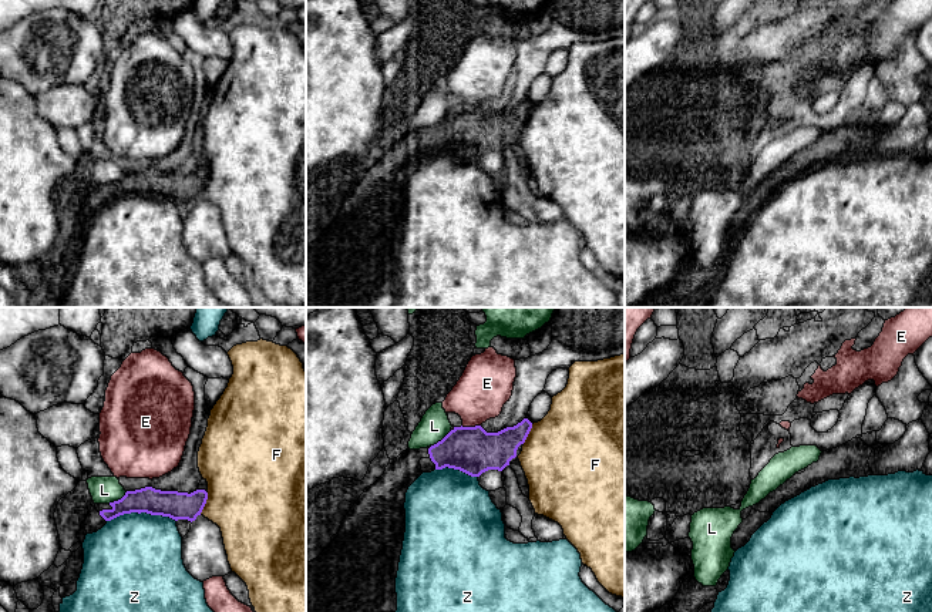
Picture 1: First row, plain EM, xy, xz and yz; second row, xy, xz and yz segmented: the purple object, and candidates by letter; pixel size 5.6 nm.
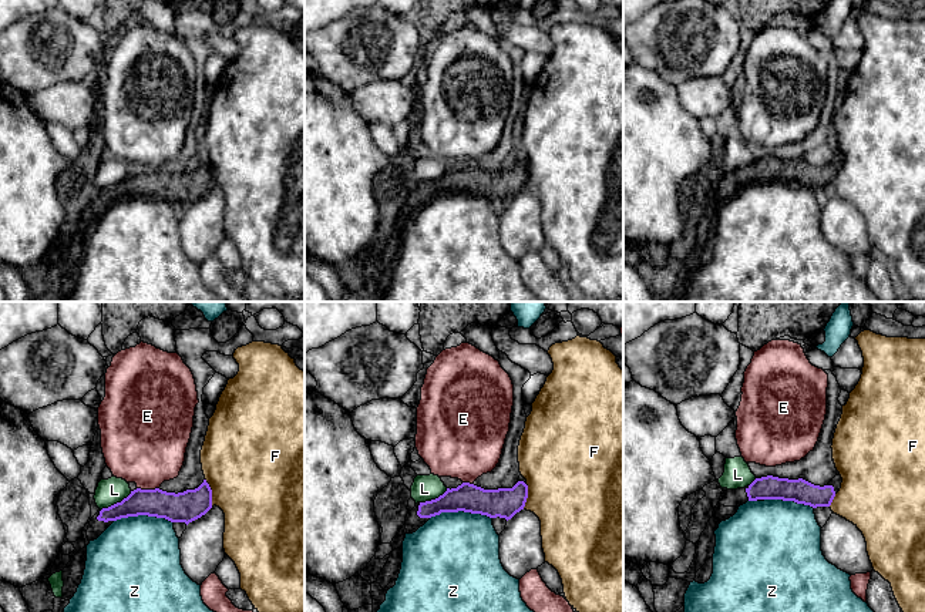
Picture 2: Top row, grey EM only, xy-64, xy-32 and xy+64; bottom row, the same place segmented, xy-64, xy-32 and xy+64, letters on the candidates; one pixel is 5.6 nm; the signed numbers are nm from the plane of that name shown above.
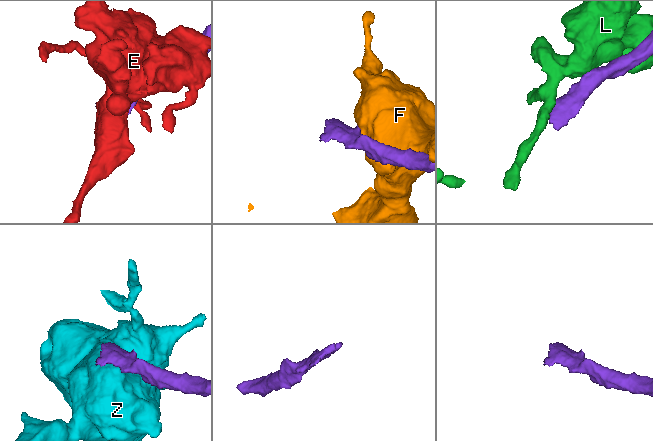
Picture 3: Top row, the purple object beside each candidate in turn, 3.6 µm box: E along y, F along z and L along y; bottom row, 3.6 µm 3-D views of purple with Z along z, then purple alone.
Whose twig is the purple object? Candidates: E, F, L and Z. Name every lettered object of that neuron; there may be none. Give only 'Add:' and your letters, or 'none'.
Add: none

